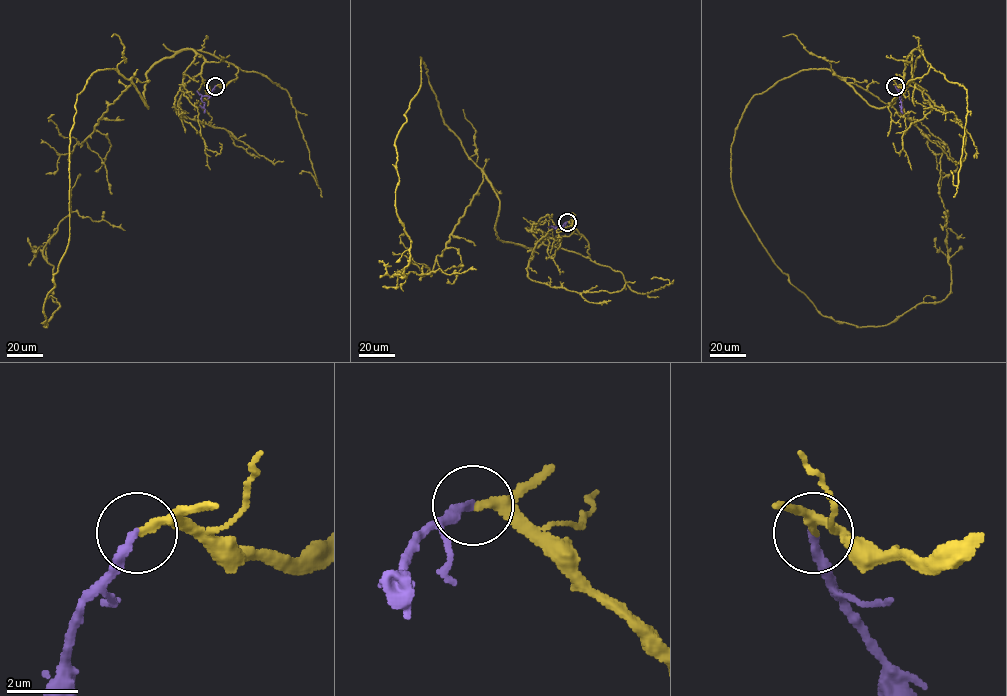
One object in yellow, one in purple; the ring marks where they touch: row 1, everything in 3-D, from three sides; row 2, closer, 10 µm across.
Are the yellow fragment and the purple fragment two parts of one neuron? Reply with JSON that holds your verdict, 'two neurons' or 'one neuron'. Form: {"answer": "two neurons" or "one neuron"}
{"answer": "one neuron"}

